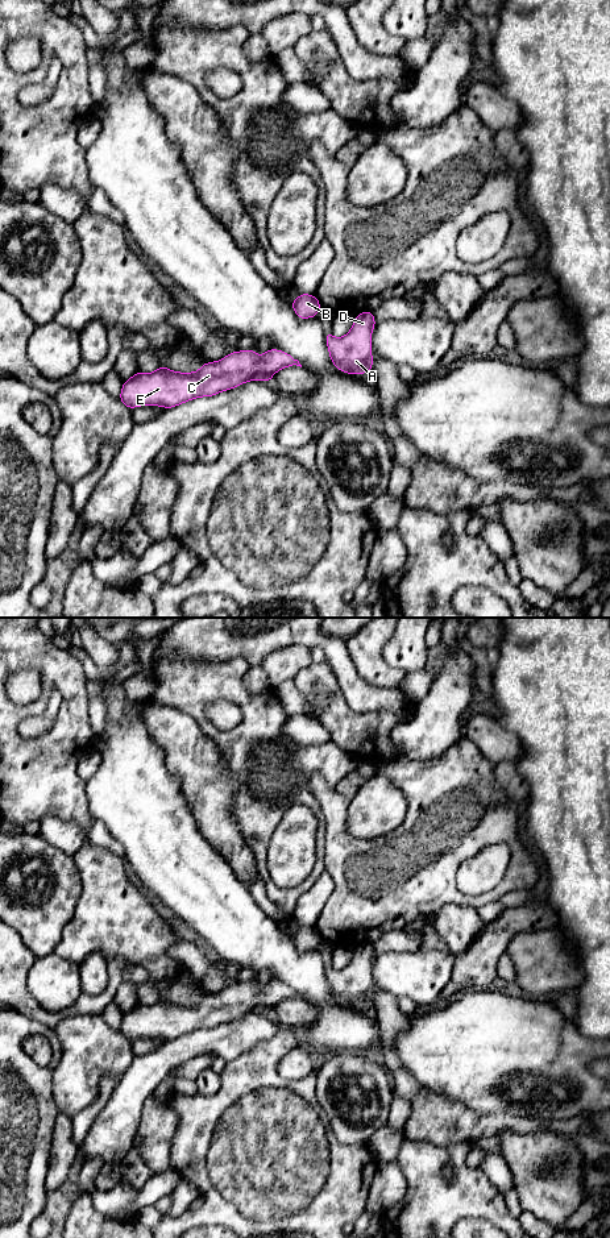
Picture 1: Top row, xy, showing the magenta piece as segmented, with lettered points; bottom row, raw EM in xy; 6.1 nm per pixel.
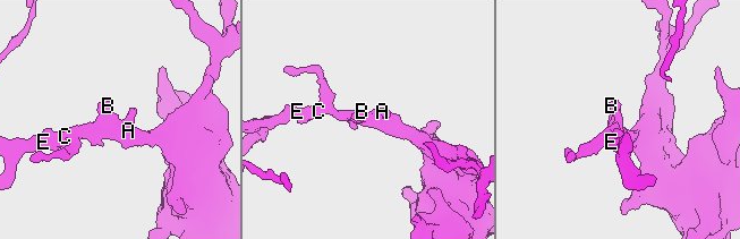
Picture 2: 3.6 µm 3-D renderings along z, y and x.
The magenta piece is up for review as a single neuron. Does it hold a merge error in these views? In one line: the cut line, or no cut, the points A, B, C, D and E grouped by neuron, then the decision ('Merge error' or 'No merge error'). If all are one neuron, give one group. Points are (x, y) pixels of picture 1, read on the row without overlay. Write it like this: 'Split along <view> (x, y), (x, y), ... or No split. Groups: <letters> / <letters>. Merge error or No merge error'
No split. Groups: A B C D E. No merge error

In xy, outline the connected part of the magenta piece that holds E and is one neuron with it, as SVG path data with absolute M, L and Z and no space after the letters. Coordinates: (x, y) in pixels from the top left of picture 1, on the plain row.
M253 980L236 982L221 993L206 994L195 1005L178 1005L163 998L150 1006L137 1004L124 1013L119 1030L130 1042L138 1038L171 1040L200 1029L213 1029L248 1013L271 1015L274 1005L292 997L302 1000L298 992L282 982L269 981L261 989Z

